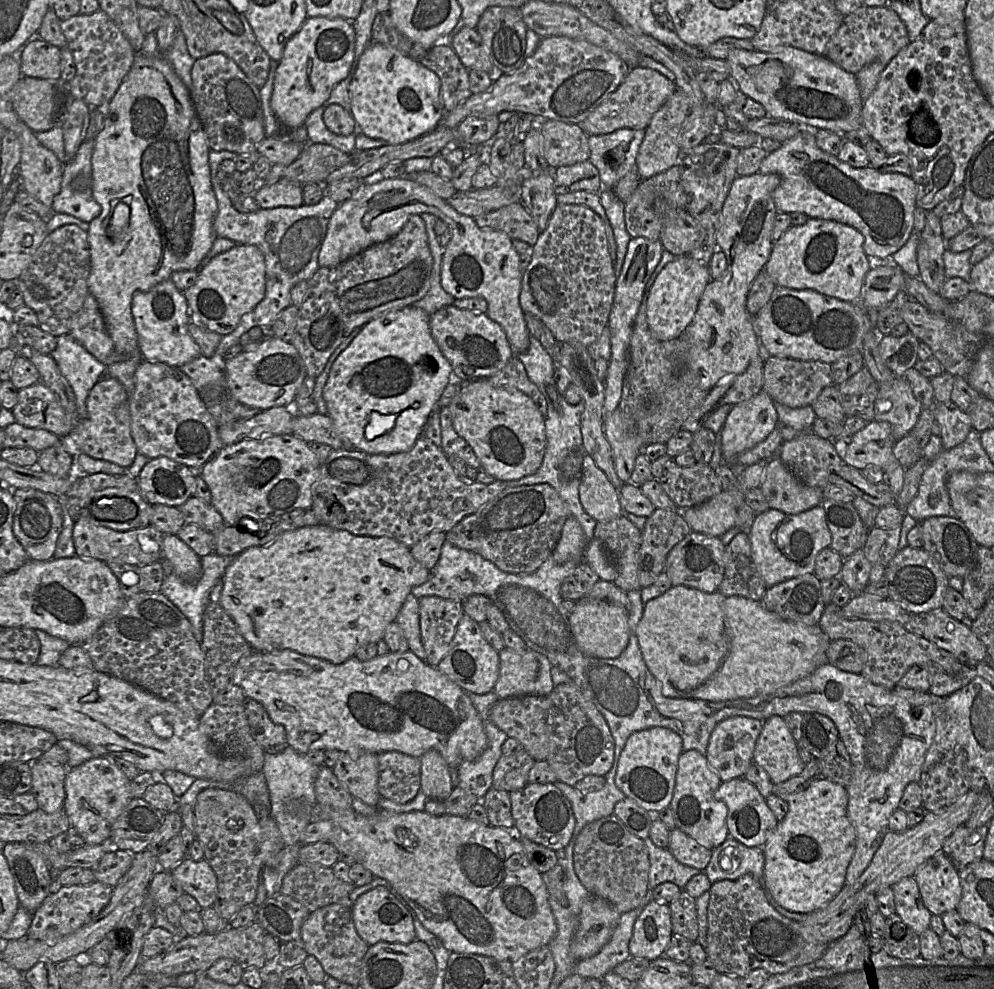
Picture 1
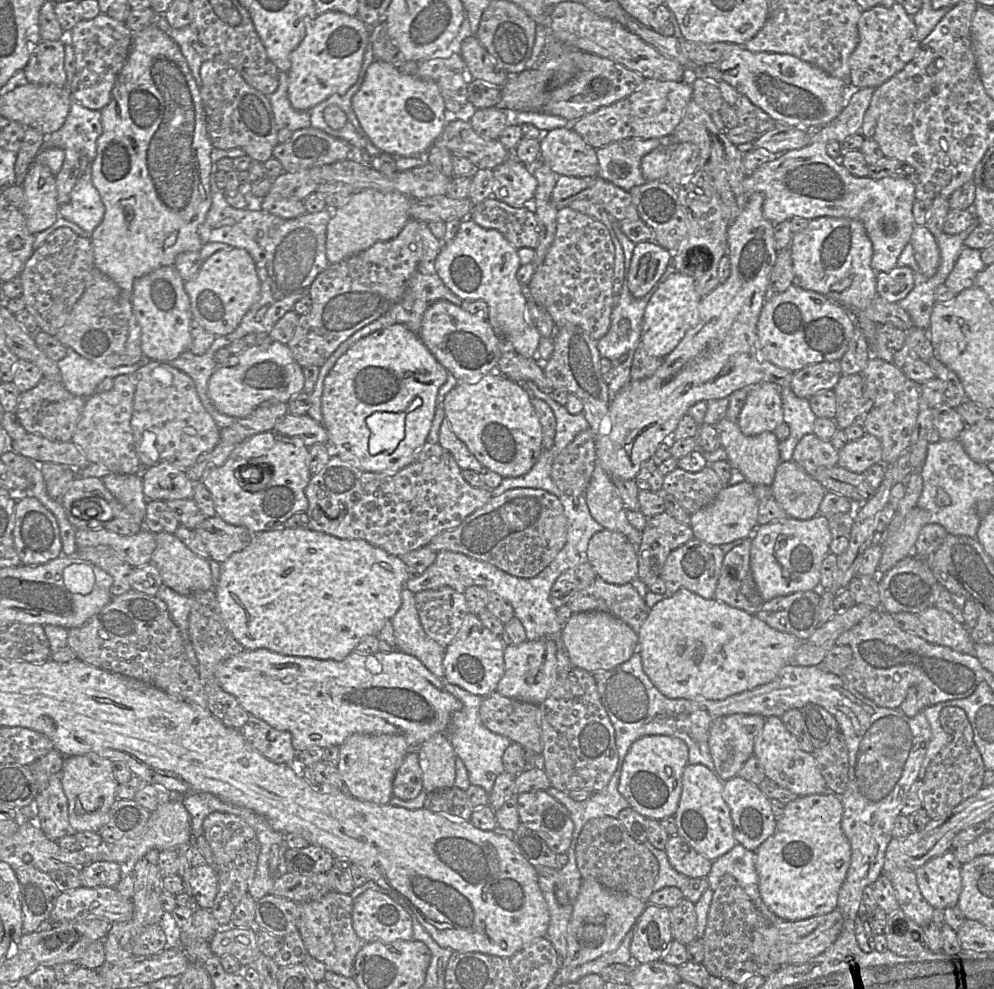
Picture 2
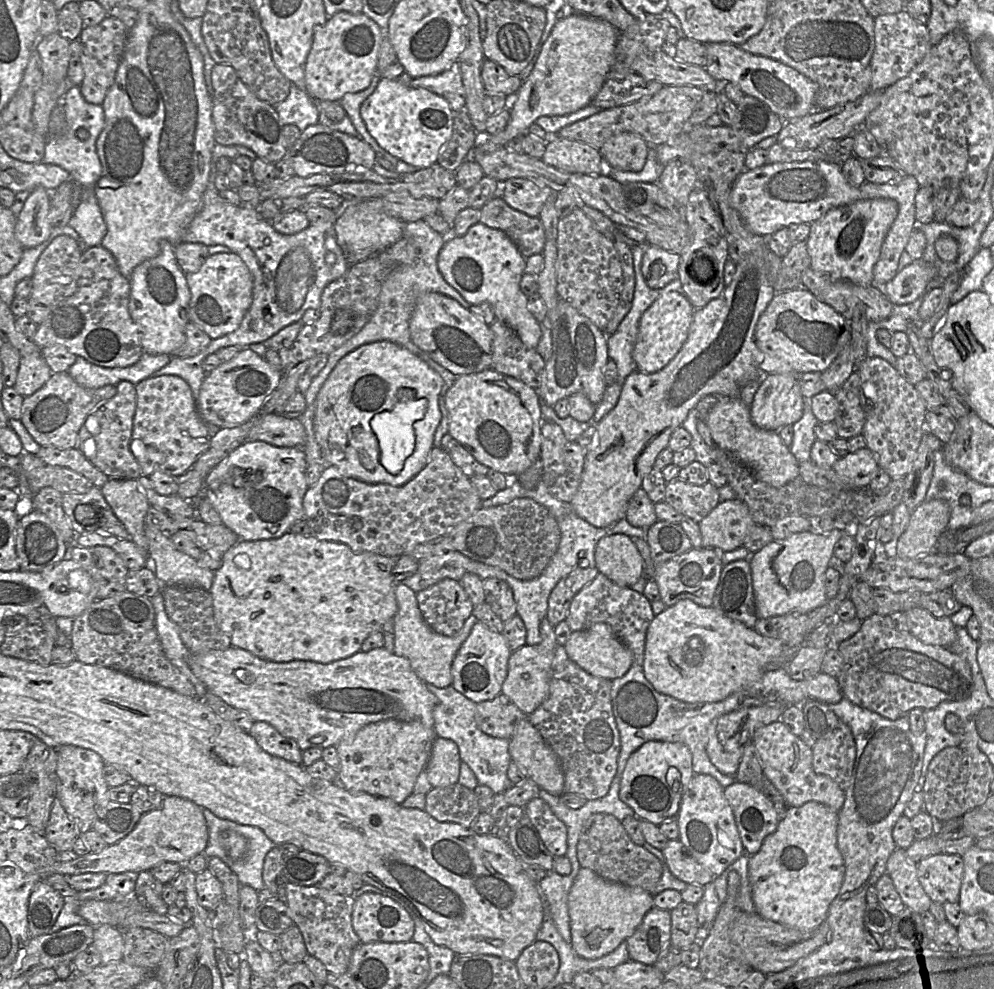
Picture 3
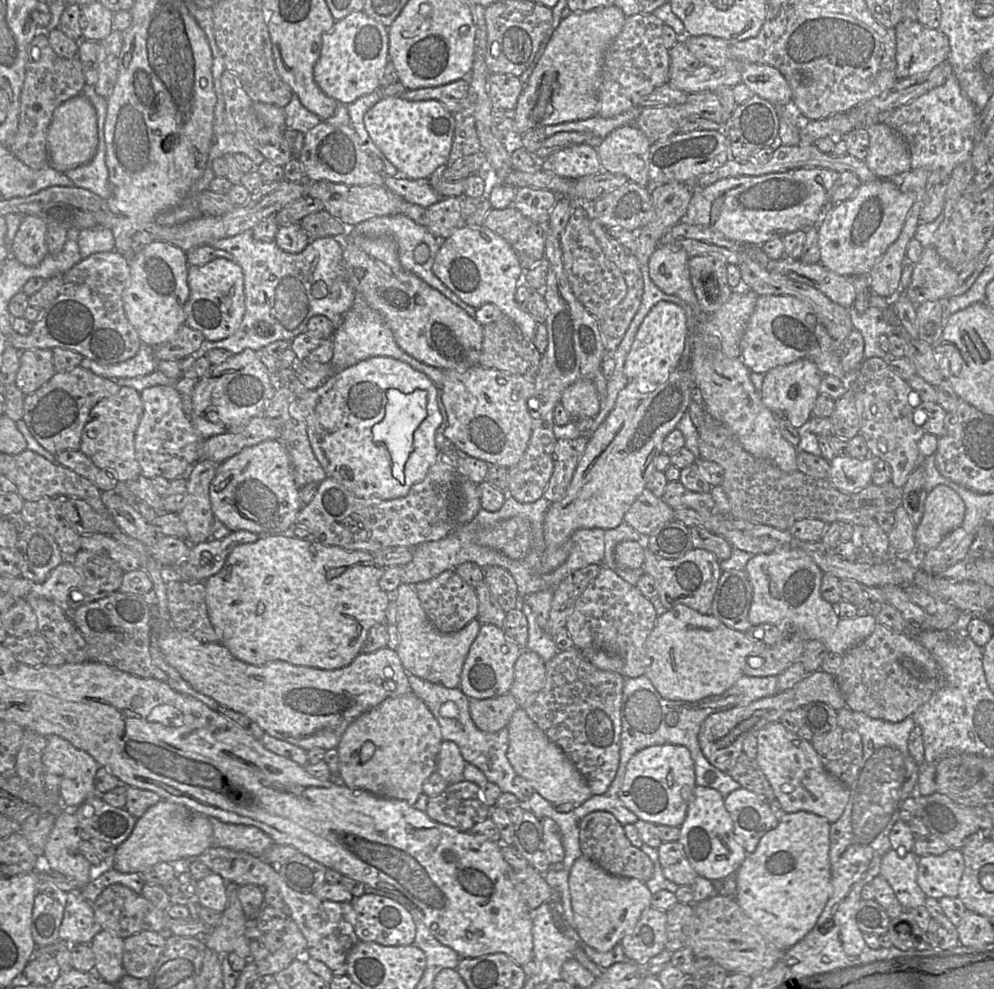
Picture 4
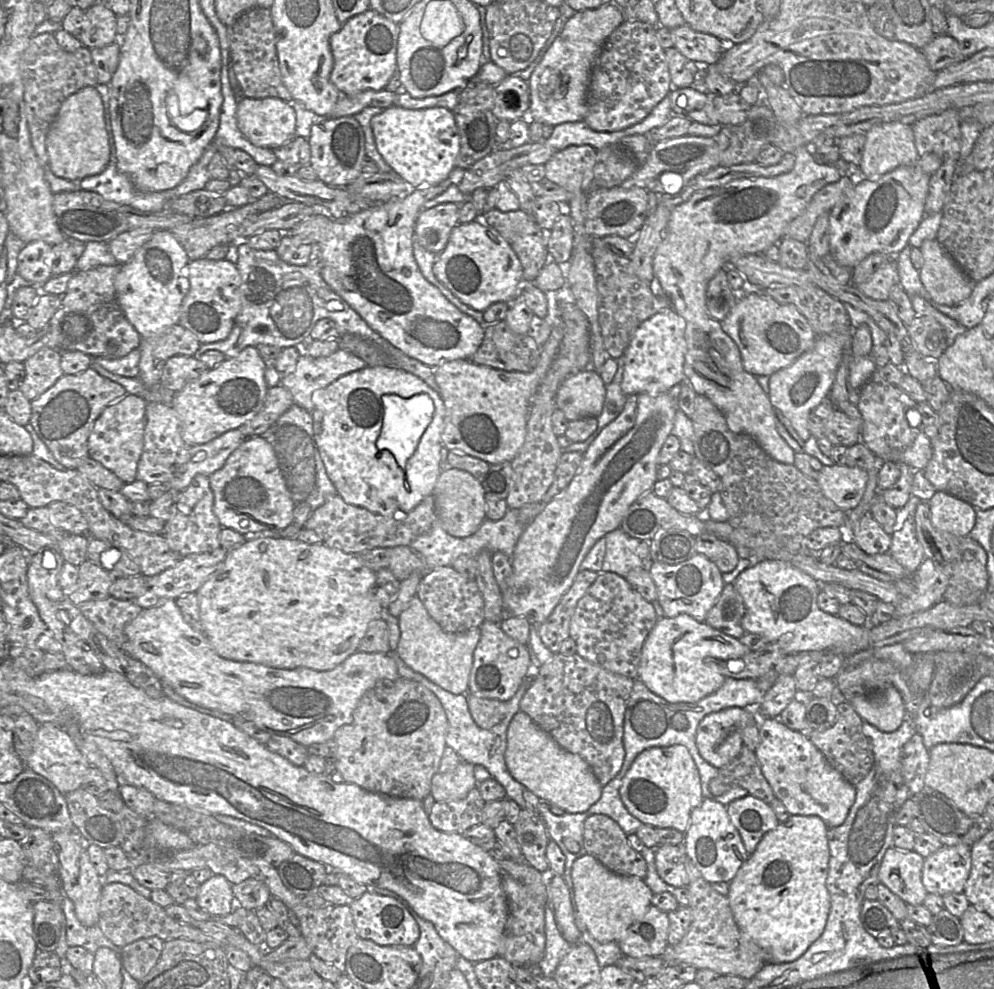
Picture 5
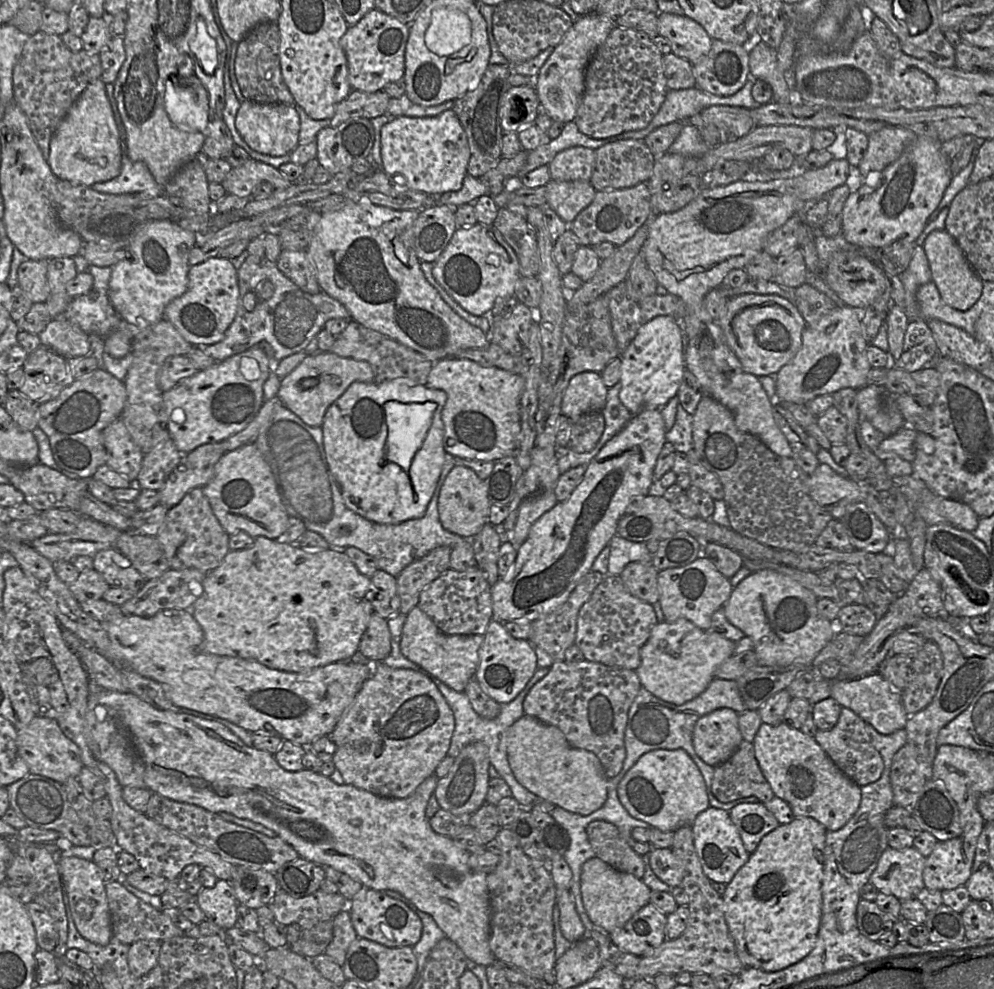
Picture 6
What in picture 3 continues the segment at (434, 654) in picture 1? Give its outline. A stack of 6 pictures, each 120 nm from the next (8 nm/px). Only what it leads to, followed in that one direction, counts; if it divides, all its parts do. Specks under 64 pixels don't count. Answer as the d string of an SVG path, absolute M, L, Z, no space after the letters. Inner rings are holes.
M445 578L416 593L426 623L438 634L456 635L473 615L474 605L459 581Z

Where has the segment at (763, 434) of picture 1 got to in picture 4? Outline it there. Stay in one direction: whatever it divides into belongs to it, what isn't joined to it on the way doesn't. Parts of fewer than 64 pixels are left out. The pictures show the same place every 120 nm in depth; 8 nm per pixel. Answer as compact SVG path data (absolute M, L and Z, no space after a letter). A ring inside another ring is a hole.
M807 358L799 359L787 365L774 367L764 374L762 390L760 392L761 400L763 404L776 416L785 416L790 424L794 428L798 429L812 417L812 409L815 404L815 400L819 395L819 385L822 376L827 375L822 375L816 364Z

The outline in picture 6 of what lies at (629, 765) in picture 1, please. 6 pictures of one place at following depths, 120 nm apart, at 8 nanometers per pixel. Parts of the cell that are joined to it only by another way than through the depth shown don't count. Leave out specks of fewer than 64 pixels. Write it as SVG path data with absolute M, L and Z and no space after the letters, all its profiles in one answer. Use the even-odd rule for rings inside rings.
M657 749L643 754L620 781L618 798L632 817L663 832L691 827L697 815L710 807L704 778L683 749Z

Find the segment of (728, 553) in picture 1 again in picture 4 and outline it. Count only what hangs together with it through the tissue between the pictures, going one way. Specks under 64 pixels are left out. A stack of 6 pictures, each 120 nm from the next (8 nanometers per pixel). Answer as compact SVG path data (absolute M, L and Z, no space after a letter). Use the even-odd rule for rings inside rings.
M745 569L722 571L710 613L727 627L746 632L752 626L748 612L752 586Z

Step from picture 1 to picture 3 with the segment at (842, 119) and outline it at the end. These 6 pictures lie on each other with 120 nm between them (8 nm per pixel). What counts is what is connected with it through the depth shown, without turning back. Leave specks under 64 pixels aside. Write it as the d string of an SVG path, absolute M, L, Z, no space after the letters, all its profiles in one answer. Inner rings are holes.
M707 43L707 73L719 83L736 84L745 95L759 99L785 122L800 119L815 110L817 85L776 60L753 55L731 43Z

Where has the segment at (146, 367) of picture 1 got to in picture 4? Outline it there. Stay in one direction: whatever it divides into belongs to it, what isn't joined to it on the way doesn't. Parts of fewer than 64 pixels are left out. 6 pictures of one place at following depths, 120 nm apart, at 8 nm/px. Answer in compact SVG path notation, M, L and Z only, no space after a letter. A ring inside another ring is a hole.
M157 385L140 393L143 414L135 435L136 459L141 475L153 479L162 476L171 481L186 476L191 467L201 460L205 441L184 413L180 393L168 385Z

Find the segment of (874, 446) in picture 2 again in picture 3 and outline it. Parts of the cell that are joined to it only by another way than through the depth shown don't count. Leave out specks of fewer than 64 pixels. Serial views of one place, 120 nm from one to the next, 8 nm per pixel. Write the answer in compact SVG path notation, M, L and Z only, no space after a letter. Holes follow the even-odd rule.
M864 447L839 457L832 468L851 488L866 489L879 466L873 453Z

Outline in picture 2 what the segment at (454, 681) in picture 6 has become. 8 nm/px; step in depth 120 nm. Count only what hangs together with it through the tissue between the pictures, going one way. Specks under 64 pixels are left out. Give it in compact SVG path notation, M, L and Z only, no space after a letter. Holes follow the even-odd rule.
M405 586L402 590L402 605L391 622L397 650L415 656L431 673L444 679L443 658L446 648L425 633L416 607L415 594Z

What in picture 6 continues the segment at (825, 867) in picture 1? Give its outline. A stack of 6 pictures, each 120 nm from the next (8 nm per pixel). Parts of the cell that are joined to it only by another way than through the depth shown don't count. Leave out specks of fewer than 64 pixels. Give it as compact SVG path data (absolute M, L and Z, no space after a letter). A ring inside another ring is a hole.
M795 817L790 823L780 824L777 828L763 836L755 851L750 854L748 861L737 871L732 881L727 884L723 894L725 919L730 935L735 943L737 954L745 967L775 972L796 964L813 950L822 916L822 883L826 832L826 828L811 817Z

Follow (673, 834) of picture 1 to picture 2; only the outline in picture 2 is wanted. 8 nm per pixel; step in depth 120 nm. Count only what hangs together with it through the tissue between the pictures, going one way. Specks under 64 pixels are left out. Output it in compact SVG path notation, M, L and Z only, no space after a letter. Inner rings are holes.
M680 835L670 836L664 850L676 871L689 878L707 878L713 861L696 852Z

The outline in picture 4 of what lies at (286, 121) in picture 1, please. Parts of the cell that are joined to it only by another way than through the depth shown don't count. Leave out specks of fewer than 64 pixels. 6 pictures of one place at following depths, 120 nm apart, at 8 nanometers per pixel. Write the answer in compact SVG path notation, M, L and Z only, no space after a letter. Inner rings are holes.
M355 11L338 20L322 37L314 79L319 88L339 104L348 105L380 88L380 79L389 60L388 28L367 15Z

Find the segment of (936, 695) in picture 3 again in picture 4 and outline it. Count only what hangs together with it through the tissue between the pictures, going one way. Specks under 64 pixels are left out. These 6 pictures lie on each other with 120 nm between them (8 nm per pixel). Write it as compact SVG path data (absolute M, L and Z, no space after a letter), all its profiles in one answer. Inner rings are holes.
M876 624L871 635L842 656L835 680L851 711L888 722L912 716L945 684L939 664L917 638L881 624Z

